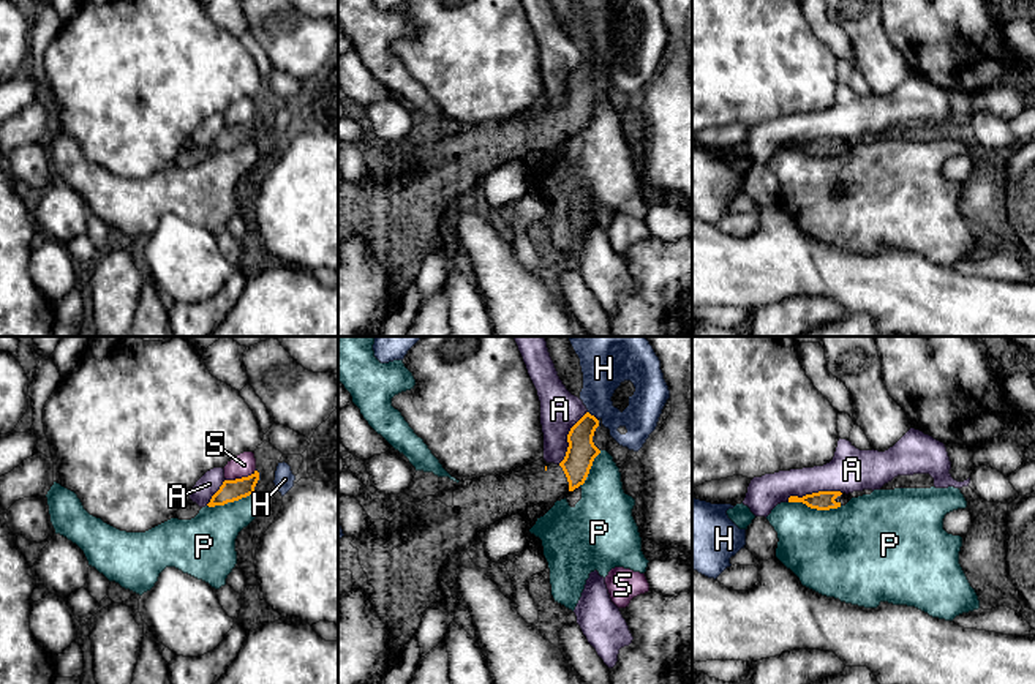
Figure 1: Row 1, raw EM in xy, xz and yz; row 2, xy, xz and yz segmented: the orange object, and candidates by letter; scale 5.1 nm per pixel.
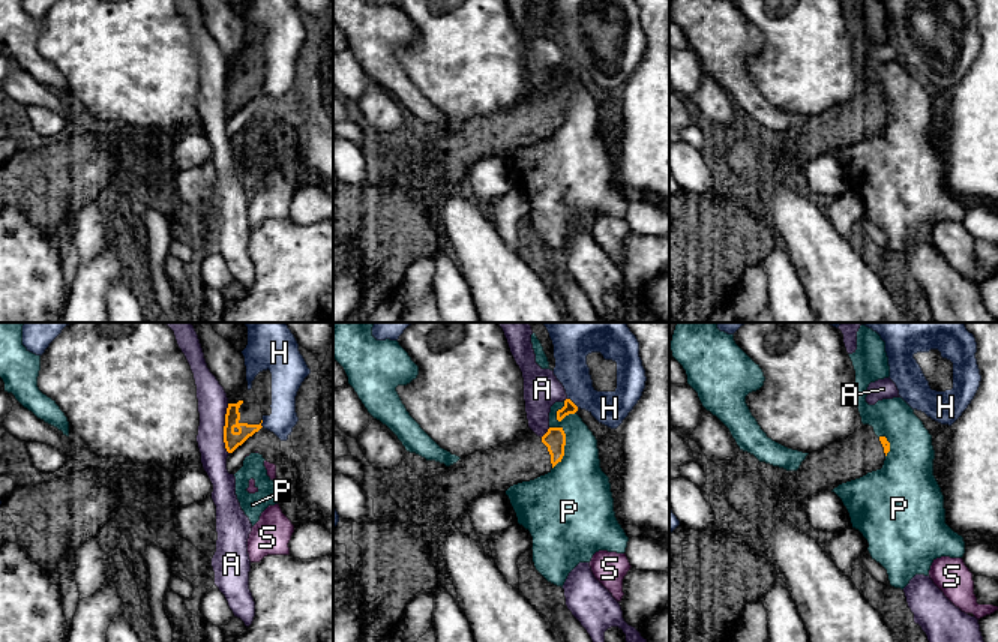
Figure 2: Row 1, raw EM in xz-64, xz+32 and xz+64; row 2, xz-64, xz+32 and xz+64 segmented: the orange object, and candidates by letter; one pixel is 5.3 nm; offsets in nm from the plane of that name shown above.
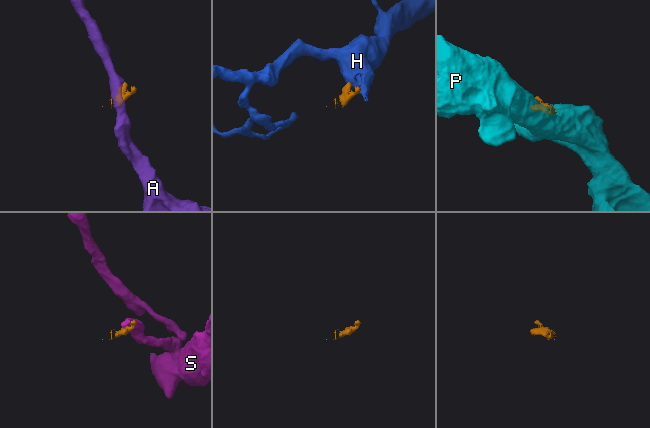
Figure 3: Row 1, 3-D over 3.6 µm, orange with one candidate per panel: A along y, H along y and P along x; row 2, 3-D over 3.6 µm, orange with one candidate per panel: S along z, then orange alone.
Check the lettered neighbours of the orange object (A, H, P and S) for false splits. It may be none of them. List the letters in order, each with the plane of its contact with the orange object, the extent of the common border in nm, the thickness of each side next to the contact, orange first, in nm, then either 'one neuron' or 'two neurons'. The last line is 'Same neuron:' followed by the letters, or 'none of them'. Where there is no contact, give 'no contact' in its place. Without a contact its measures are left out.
A: contact in yz; length 280 nm; calibres 100 and 220 nm; two neurons
H: contact in xz; length 60 nm; calibres 150 and 220 nm; two neurons
P: contact in yz; length 280 nm; calibres 100 and 440 nm; two neurons
S: contact in xy; length 160 nm; calibres 110 and 120 nm; two neurons
Same neuron: none of them

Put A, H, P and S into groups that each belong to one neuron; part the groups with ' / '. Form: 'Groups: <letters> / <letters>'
Groups: A / H / P / S

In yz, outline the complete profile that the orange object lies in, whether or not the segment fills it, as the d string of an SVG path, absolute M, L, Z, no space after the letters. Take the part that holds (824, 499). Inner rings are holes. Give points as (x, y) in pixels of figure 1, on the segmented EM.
M819 491L803 498L790 496L788 502L803 502L811 509L830 510L845 505L850 501L849 494L841 491Z

